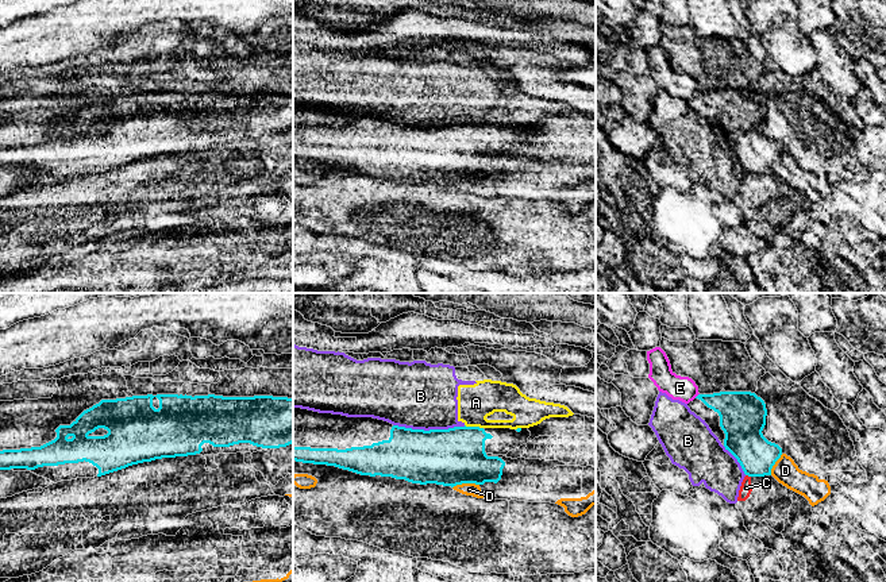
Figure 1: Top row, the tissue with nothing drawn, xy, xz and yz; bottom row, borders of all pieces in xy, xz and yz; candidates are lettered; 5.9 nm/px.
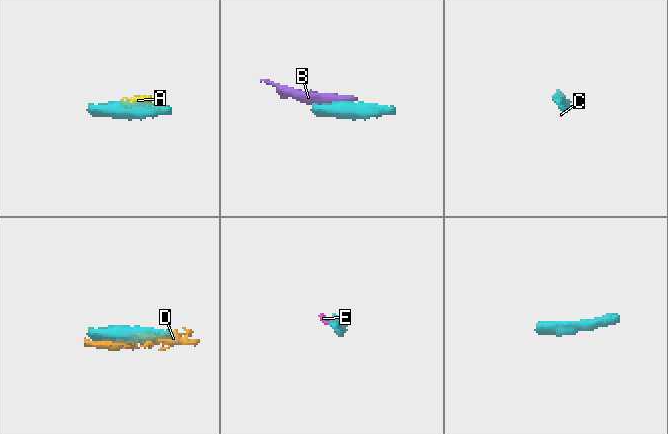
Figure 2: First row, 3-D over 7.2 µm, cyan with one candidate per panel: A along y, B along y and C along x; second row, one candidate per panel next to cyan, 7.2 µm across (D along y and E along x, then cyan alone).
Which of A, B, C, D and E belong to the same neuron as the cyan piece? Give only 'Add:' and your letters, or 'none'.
Add: none

